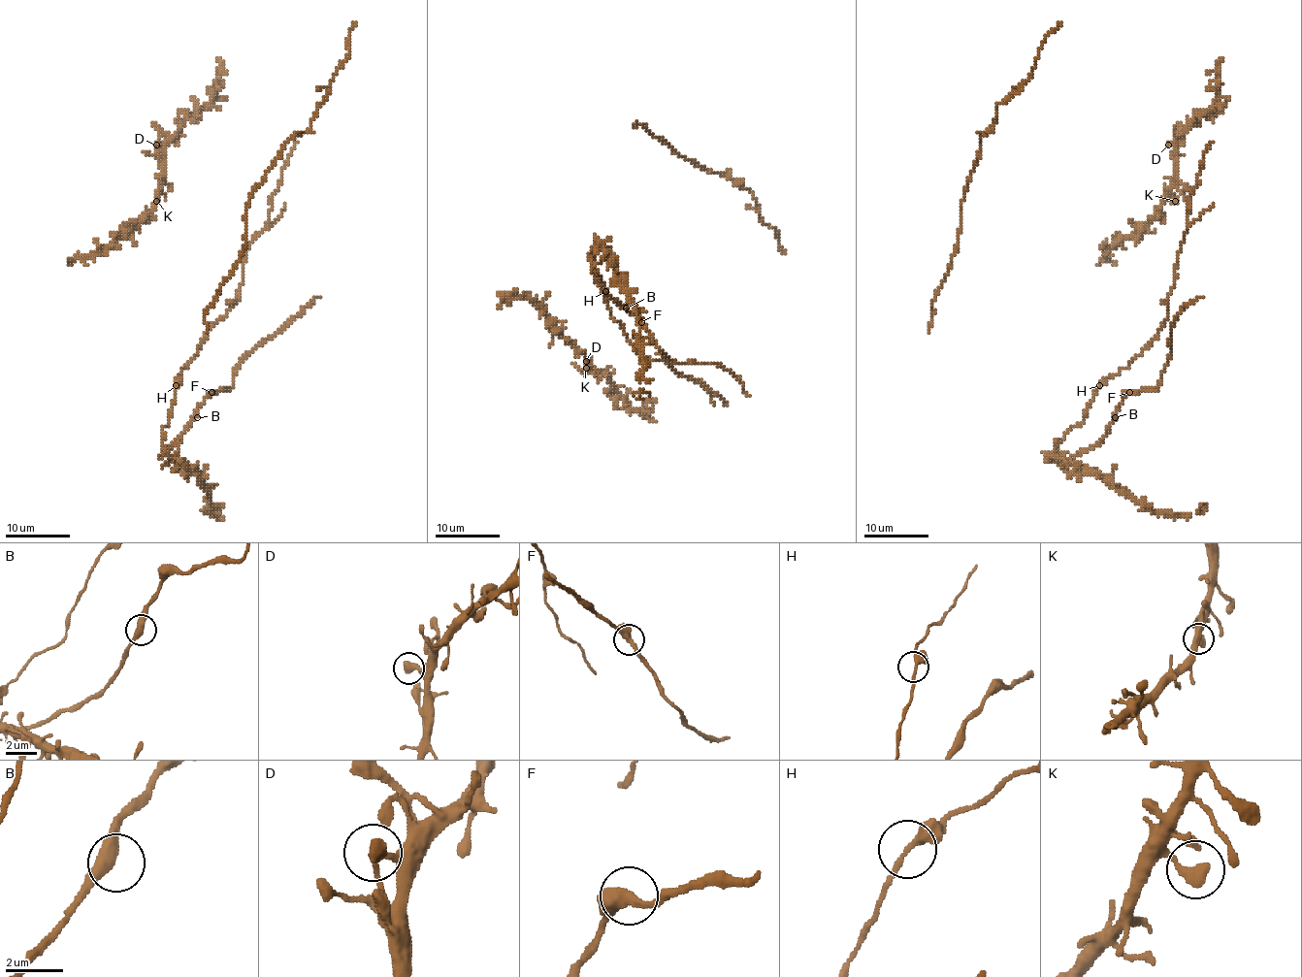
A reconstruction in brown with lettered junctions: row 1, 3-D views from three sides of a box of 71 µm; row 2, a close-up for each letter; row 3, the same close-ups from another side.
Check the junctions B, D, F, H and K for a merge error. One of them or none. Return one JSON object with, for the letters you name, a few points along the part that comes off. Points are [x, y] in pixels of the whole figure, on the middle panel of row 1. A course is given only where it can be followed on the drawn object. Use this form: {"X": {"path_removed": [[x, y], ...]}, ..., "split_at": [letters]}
{"split_at": []}

